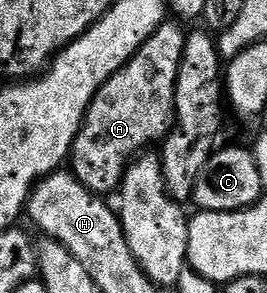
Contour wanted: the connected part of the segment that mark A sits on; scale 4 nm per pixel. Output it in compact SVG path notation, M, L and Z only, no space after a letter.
M165 21L159 29L138 50L136 55L118 73L114 73L101 85L100 92L92 99L84 115L84 124L72 143L70 170L86 189L96 195L108 197L124 180L129 163L141 154L151 143L159 144L172 130L176 117L176 82L178 69L184 52L185 28L176 21Z

